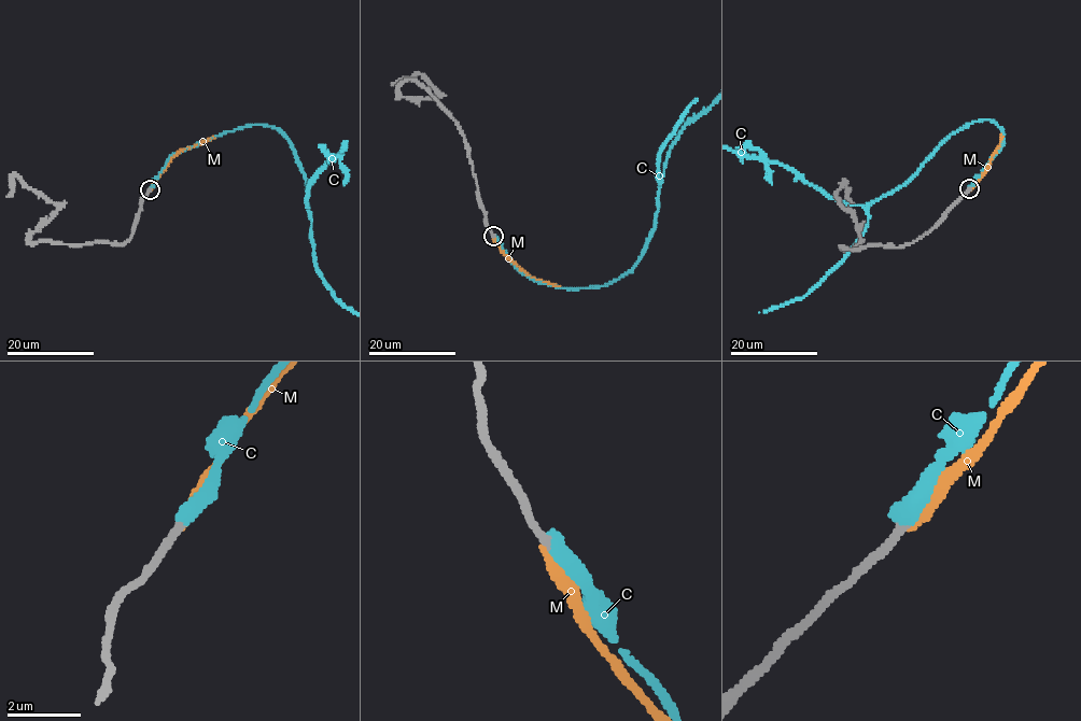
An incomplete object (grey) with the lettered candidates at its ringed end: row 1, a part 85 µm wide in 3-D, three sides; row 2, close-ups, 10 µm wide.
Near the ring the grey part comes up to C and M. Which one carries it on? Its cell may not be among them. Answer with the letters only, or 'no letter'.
C

